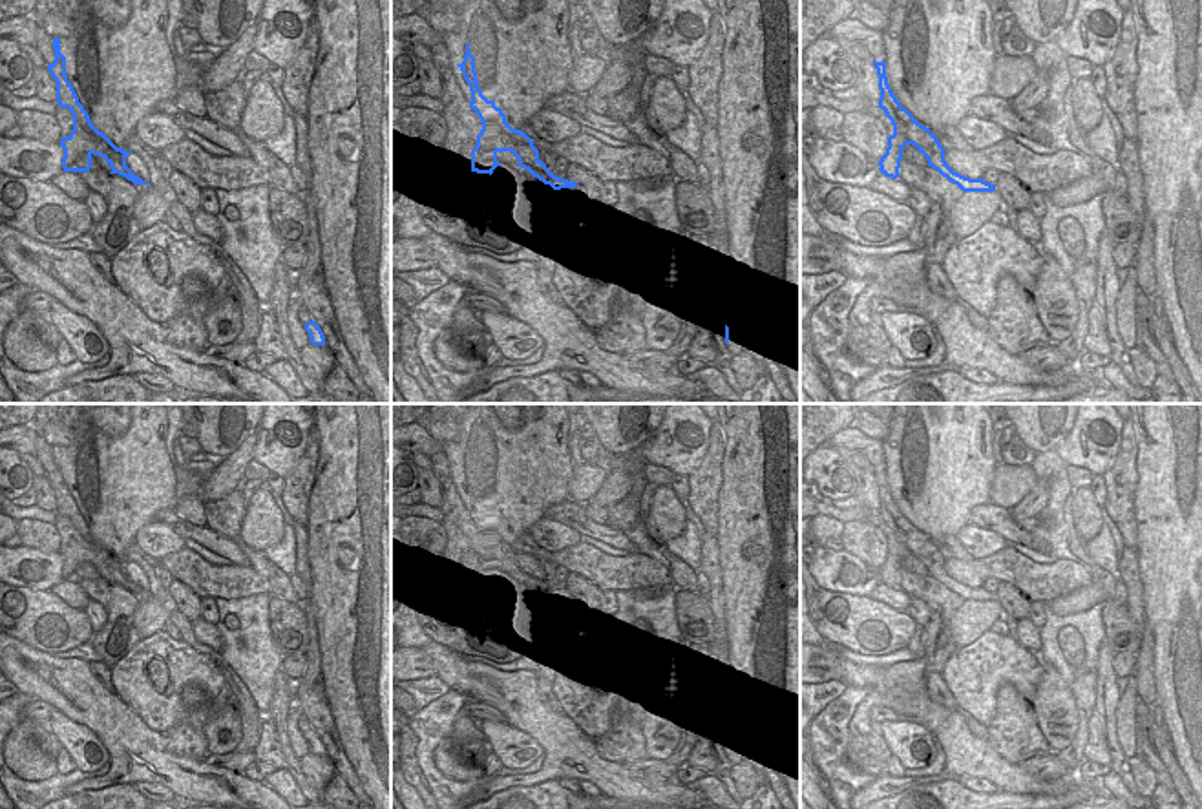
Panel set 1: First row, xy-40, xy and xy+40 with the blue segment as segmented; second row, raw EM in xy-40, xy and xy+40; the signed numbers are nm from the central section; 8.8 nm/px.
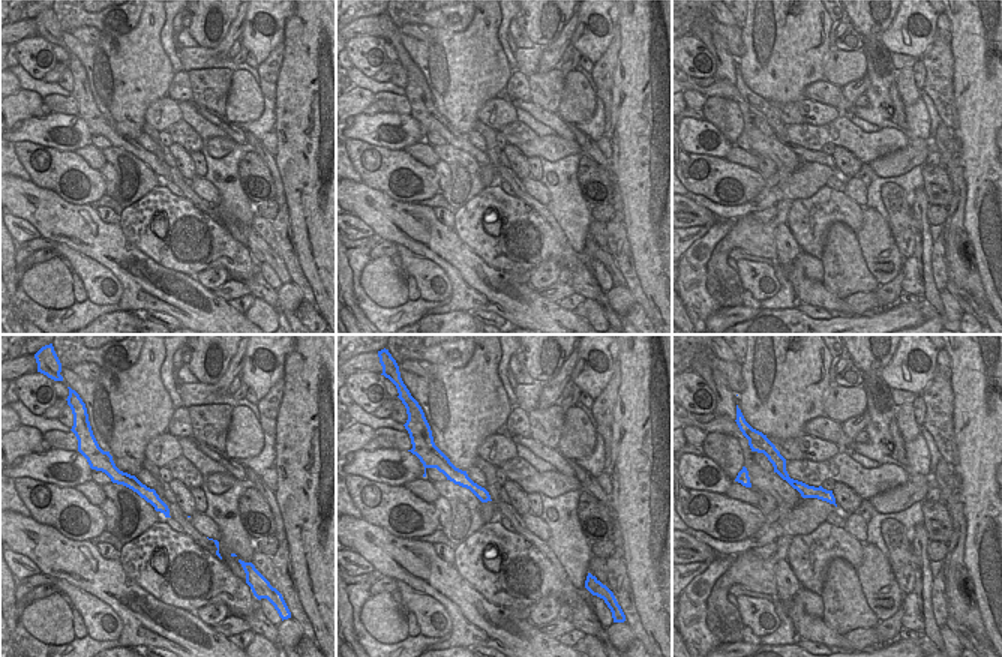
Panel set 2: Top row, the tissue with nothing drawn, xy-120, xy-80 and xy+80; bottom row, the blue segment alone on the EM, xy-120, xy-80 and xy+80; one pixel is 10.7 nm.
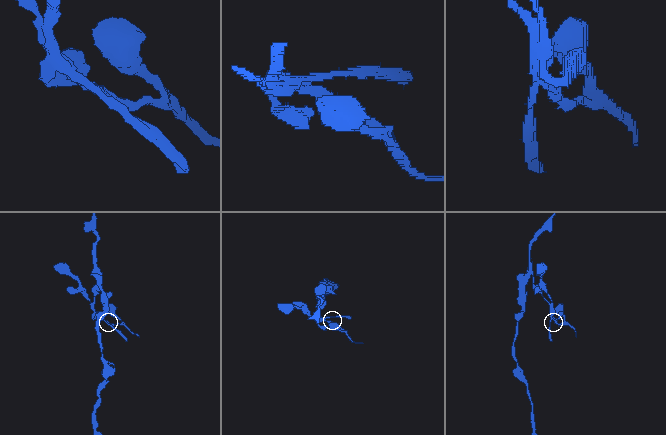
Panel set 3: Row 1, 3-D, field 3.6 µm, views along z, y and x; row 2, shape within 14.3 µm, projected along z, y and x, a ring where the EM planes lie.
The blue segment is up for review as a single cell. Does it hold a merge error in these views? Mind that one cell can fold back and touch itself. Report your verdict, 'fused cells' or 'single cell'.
fused cells

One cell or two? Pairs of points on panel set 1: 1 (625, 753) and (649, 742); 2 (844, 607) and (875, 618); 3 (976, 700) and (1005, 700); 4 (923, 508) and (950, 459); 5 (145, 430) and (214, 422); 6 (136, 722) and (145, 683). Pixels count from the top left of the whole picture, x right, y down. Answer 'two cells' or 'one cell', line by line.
1: one cell
2: one cell
3: two cells
4: one cell
5: two cells
6: two cells

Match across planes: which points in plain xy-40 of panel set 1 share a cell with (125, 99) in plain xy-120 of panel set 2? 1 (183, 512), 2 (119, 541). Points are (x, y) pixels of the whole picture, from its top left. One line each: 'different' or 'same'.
1: different
2: same

